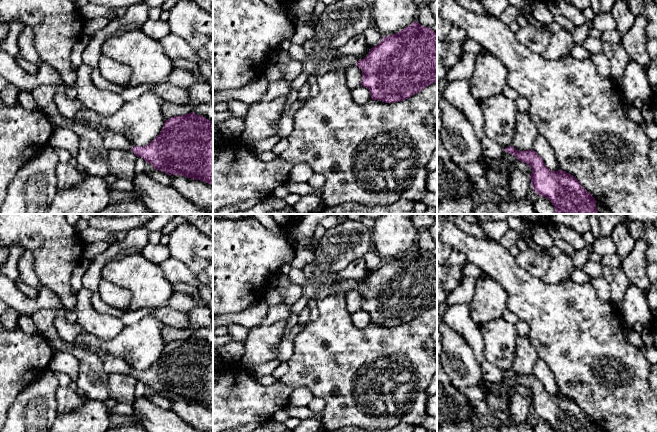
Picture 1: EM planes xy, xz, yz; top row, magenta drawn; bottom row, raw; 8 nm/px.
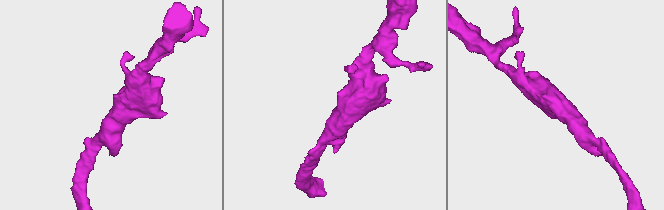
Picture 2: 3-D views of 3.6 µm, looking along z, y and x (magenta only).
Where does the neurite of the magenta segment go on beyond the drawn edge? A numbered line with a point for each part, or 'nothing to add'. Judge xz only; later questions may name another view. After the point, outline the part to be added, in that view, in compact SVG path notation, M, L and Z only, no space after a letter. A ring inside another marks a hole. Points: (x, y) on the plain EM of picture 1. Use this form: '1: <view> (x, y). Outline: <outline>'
1: xz (350, 284). Outline: M353 279L344 280L340 283L334 283L330 286L330 294L340 294L356 289L359 282Z

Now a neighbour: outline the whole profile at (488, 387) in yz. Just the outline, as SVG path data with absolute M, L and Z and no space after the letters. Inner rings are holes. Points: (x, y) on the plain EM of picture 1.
M504 376L502 379L502 382L508 387L508 392L509 392L508 396L501 396L495 392L494 387L495 387L496 383L484 382L484 385L482 388L486 393L499 396L499 397L503 398L507 403L509 403L511 397L515 394L514 388L516 386L518 386L519 384L514 379L512 379L508 376Z

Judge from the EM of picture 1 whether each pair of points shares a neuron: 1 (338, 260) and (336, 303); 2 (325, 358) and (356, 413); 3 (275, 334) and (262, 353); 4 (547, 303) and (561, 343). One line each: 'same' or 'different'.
1: different
2: same
3: same
4: same

